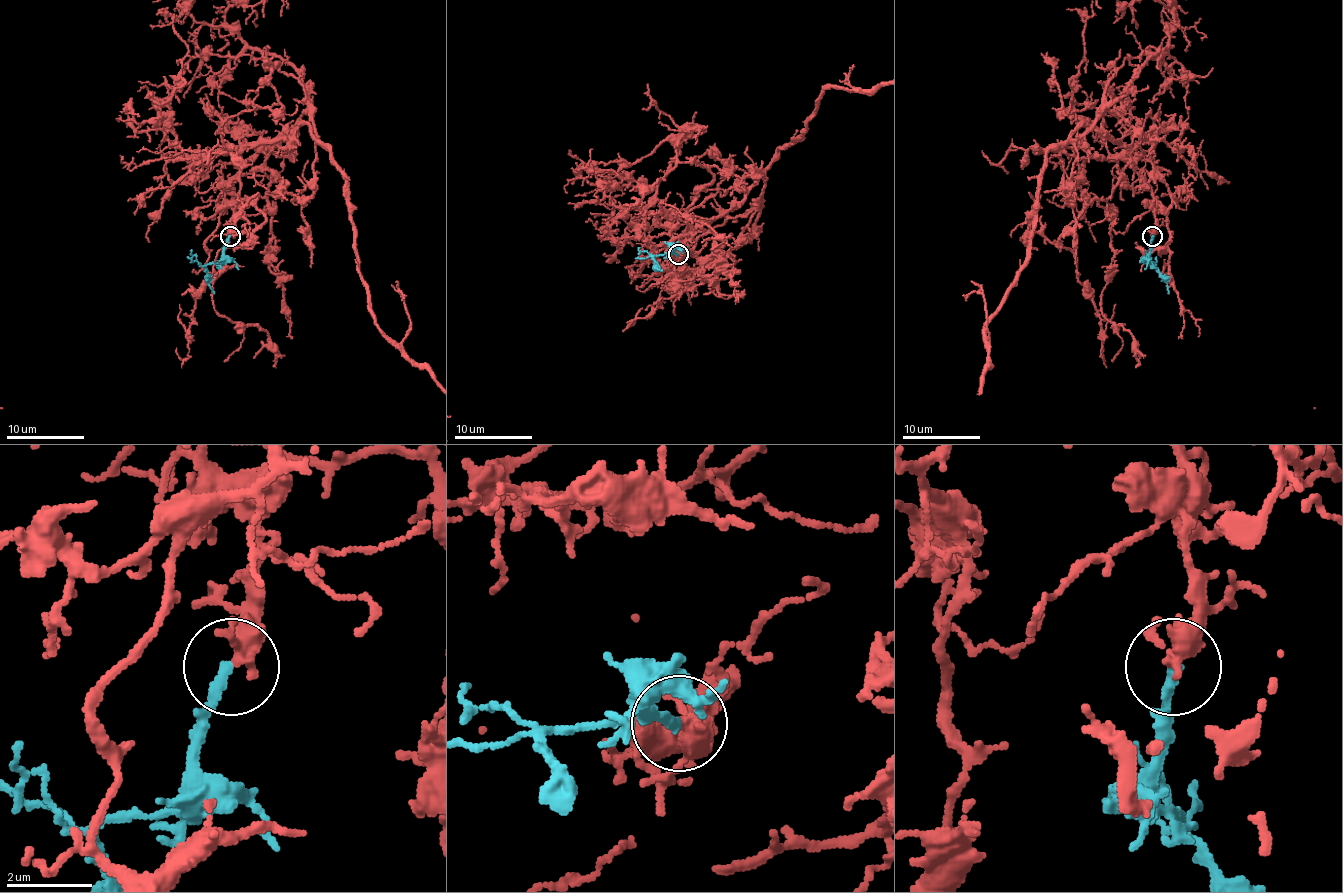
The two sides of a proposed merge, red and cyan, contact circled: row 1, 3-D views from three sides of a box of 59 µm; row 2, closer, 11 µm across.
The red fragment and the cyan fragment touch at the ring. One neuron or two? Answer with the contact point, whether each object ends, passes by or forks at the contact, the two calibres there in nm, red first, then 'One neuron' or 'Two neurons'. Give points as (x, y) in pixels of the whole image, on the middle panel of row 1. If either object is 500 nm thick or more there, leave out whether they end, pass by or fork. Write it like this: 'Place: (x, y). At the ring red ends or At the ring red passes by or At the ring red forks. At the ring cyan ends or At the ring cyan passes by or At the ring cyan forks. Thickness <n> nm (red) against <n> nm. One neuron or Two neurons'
Place: (678, 254). At the ring red passes by. At the ring cyan ends. Thickness 360 nm (red) against 280 nm. One neuron

